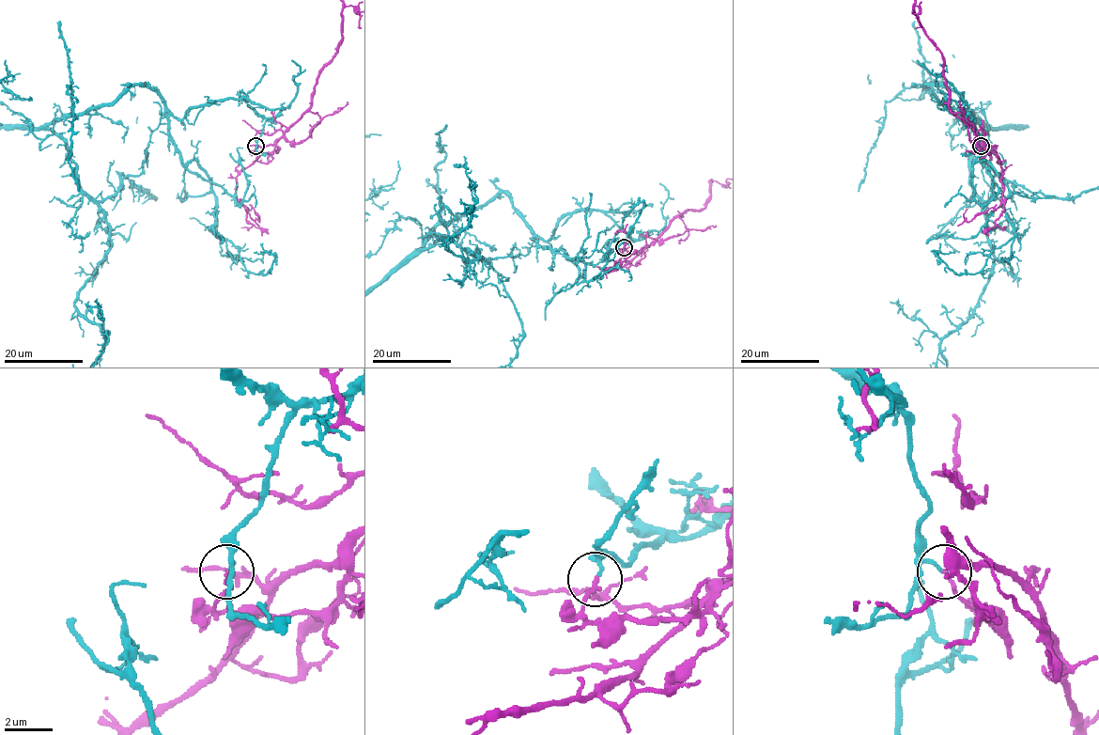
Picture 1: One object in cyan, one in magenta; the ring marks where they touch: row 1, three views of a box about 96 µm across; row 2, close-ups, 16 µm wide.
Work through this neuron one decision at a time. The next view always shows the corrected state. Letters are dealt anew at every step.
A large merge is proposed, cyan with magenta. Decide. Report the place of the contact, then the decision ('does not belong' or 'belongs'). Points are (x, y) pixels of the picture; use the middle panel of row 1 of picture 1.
at (624, 247); does not belong

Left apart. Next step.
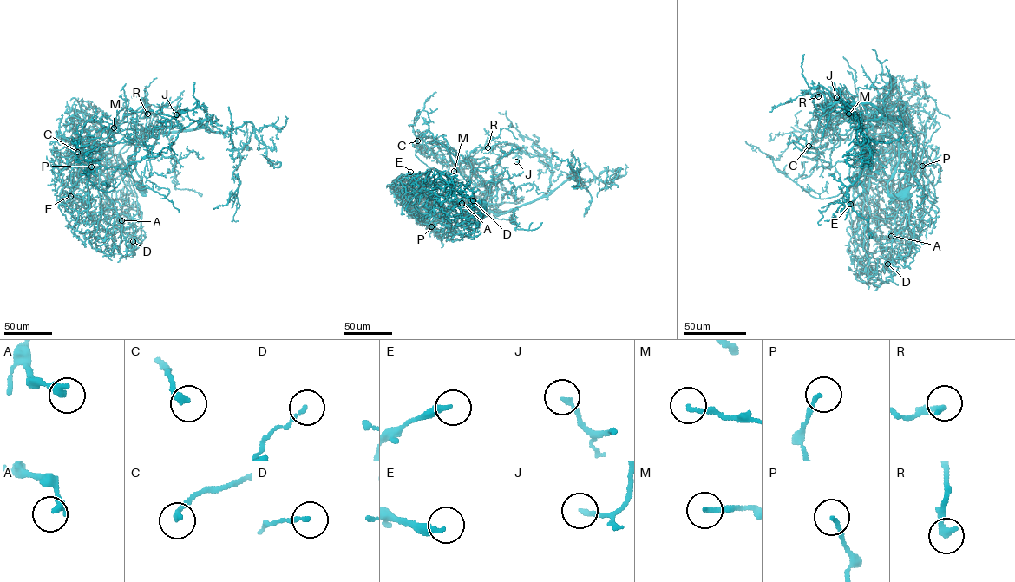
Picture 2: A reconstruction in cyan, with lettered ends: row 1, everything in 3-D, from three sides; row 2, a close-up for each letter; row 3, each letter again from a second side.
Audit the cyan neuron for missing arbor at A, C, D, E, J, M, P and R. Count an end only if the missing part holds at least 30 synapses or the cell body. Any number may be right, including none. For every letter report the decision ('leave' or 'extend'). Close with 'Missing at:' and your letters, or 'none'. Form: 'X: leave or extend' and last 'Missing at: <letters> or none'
A: leave
C: leave
D: leave
E: leave
J: leave
M: leave
P: leave
R: leave
Missing at: none

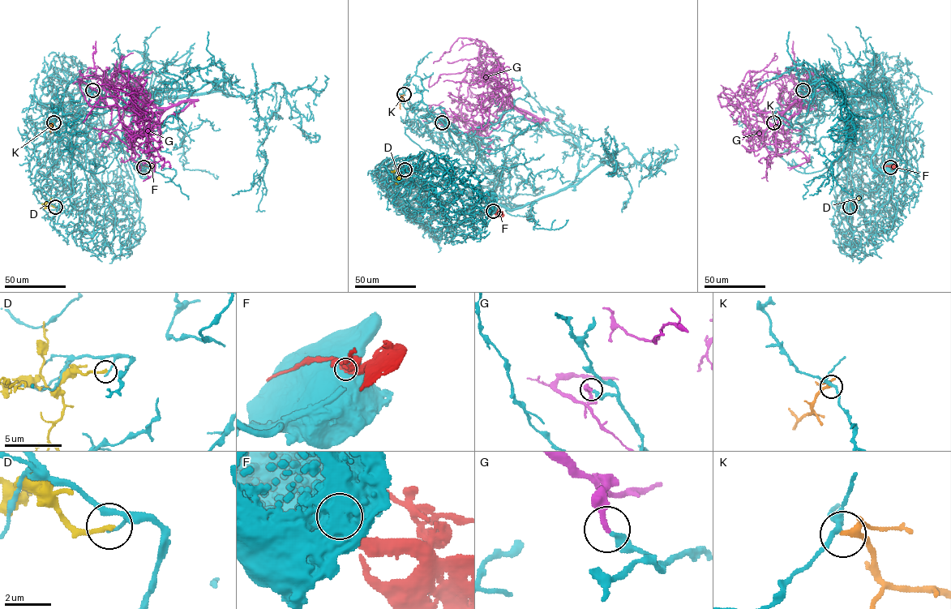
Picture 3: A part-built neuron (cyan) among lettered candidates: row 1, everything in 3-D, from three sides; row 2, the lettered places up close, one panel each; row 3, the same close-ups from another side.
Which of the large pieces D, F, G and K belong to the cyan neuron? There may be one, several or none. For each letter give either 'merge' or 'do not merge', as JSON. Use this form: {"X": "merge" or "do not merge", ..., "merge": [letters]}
{"D": "do not merge", "F": "do not merge", "G": "do not merge", "K": "do not merge", "merge": []}

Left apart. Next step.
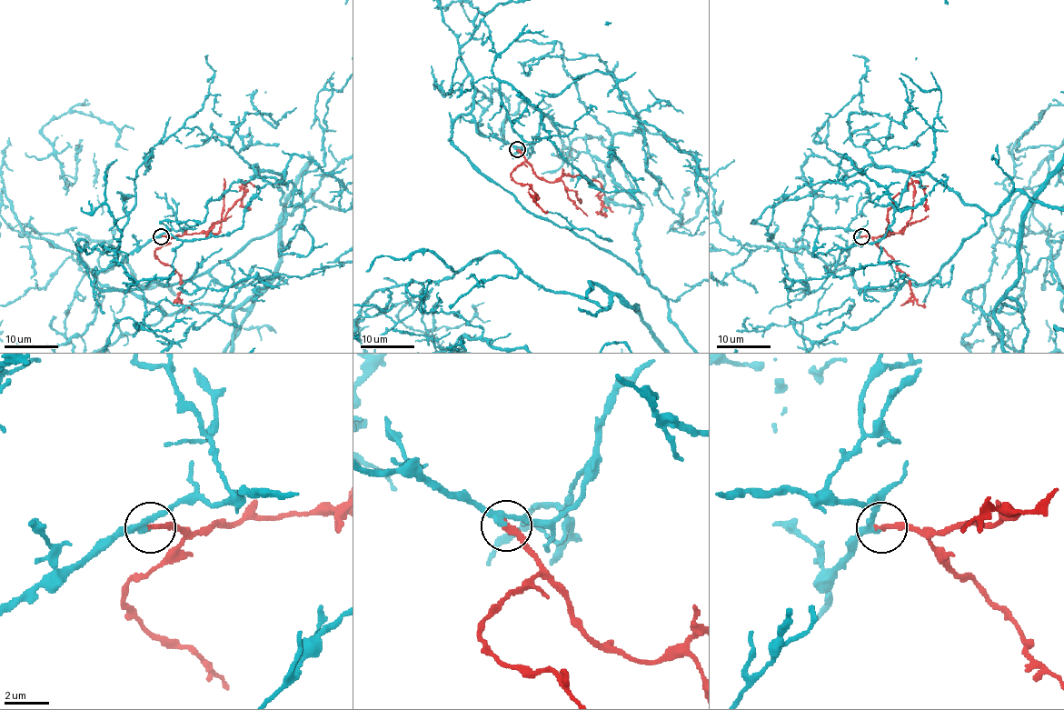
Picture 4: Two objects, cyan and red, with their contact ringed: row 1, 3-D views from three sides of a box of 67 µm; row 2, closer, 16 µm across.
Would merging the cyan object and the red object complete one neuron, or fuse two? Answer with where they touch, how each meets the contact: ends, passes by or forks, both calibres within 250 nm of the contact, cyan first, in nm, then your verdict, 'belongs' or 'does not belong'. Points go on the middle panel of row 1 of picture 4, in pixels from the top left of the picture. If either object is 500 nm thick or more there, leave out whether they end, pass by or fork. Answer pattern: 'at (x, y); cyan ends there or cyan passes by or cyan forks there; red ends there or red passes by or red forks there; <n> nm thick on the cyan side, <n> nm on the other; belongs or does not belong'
at (517, 149); cyan passes by; red ends there; 240 nm thick on the cyan side, 240 nm on the other; belongs

